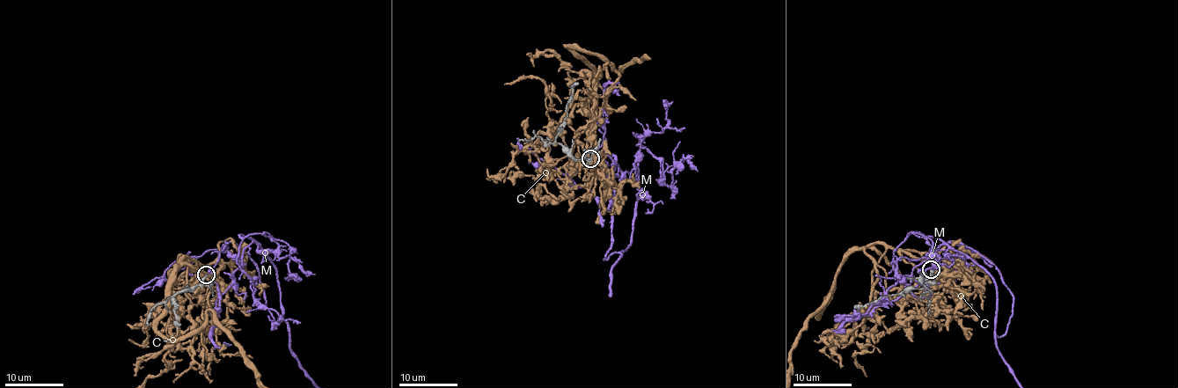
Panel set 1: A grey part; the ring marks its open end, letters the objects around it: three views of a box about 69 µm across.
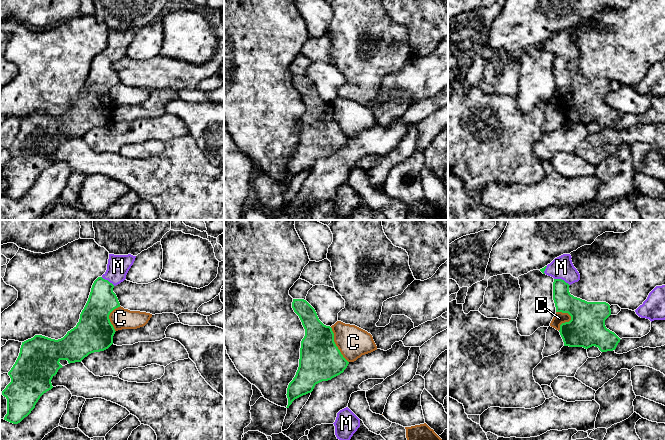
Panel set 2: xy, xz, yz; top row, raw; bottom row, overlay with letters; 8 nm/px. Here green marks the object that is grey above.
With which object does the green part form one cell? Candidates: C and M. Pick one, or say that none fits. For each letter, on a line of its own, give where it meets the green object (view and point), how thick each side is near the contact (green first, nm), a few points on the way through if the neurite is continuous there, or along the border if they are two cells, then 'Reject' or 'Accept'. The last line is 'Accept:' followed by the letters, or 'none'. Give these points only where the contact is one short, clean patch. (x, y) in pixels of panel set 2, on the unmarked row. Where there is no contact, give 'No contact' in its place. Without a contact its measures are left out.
C: Touches green at xz (335, 121). Thickness 340 nm (green) against 260 nm. Reject
M: Touches green at yz (562, 56). Thickness 160 nm (green) against 180 nm. Path across: yz (564, 78), (562, 74), (562, 56), (561, 43). Accept
Accept: M

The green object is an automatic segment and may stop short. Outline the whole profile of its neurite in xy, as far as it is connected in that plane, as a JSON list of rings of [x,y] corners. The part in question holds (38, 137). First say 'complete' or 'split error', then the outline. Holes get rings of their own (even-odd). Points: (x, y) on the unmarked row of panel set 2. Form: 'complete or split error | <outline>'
split error | [[[109,30],[107,46],[101,53],[98,53],[94,57],[88,77],[80,90],[79,98],[73,105],[68,107],[63,114],[55,116],[42,111],[35,111],[33,114],[22,118],[19,132],[8,148],[11,158],[2,167],[2,171],[7,175],[7,190],[4,196],[13,200],[18,200],[31,189],[40,173],[53,164],[51,156],[57,150],[58,146],[63,143],[59,139],[61,136],[67,136],[69,140],[81,138],[89,130],[104,127],[113,120],[113,112],[116,107],[110,98],[109,91],[114,85],[120,83],[120,79],[116,70],[113,68],[113,64],[126,55],[126,51],[133,41],[135,34],[136,32],[131,30]]]

